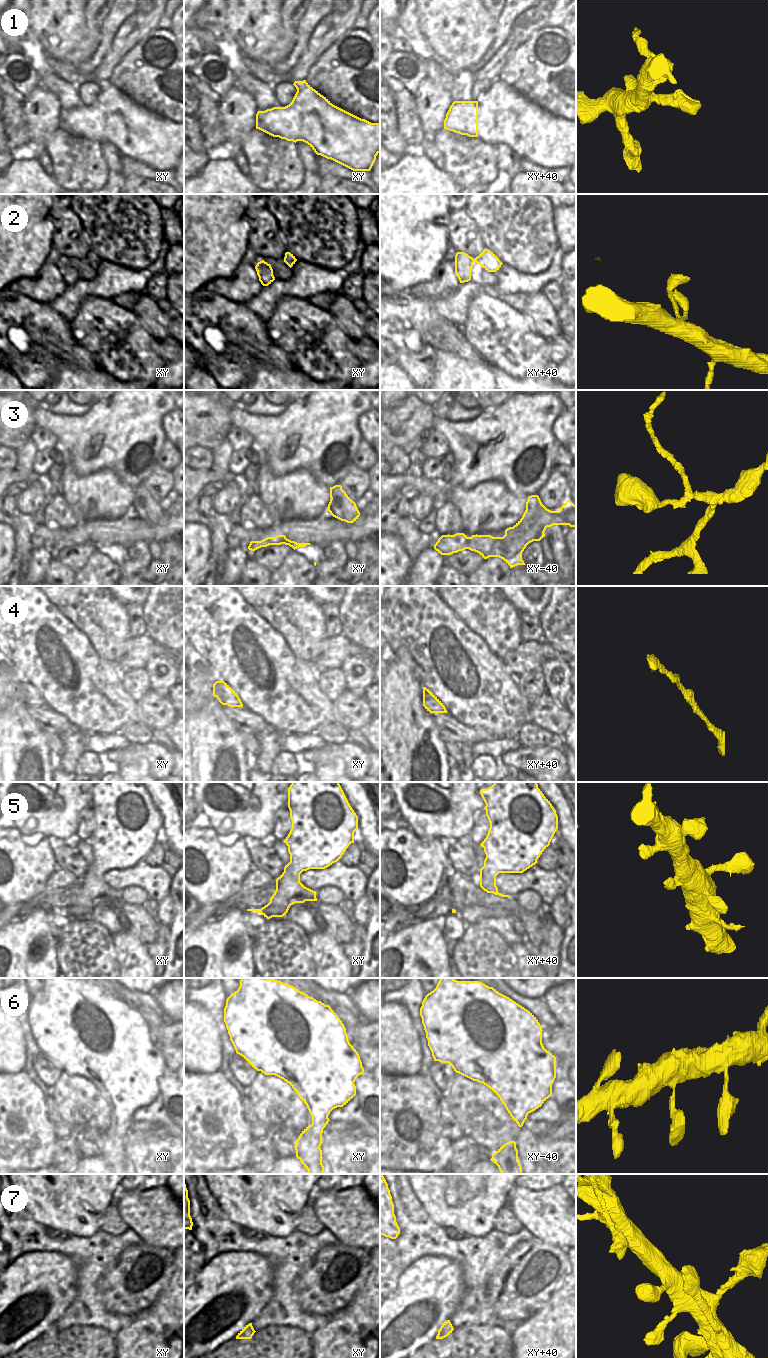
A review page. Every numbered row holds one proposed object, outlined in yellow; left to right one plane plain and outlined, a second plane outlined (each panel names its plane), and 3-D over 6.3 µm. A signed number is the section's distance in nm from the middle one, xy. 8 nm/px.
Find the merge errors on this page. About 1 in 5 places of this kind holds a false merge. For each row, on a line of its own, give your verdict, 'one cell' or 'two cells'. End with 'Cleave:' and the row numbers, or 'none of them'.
1: one cell
2: one cell
3: two cells
4: one cell
5: one cell
6: one cell
7: one cell
Cleave: 3

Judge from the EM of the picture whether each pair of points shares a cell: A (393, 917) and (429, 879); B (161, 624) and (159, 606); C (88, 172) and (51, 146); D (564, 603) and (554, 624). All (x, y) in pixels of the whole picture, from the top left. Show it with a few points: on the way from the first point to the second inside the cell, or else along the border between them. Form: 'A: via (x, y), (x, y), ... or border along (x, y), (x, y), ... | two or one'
A: border along (390, 896), (399, 904), (409, 909) | two
B: via (161, 620), (161, 610) | one
C: via (79, 164), (60, 146) | one
D: via (564, 608), (564, 614), (559, 619) | one

